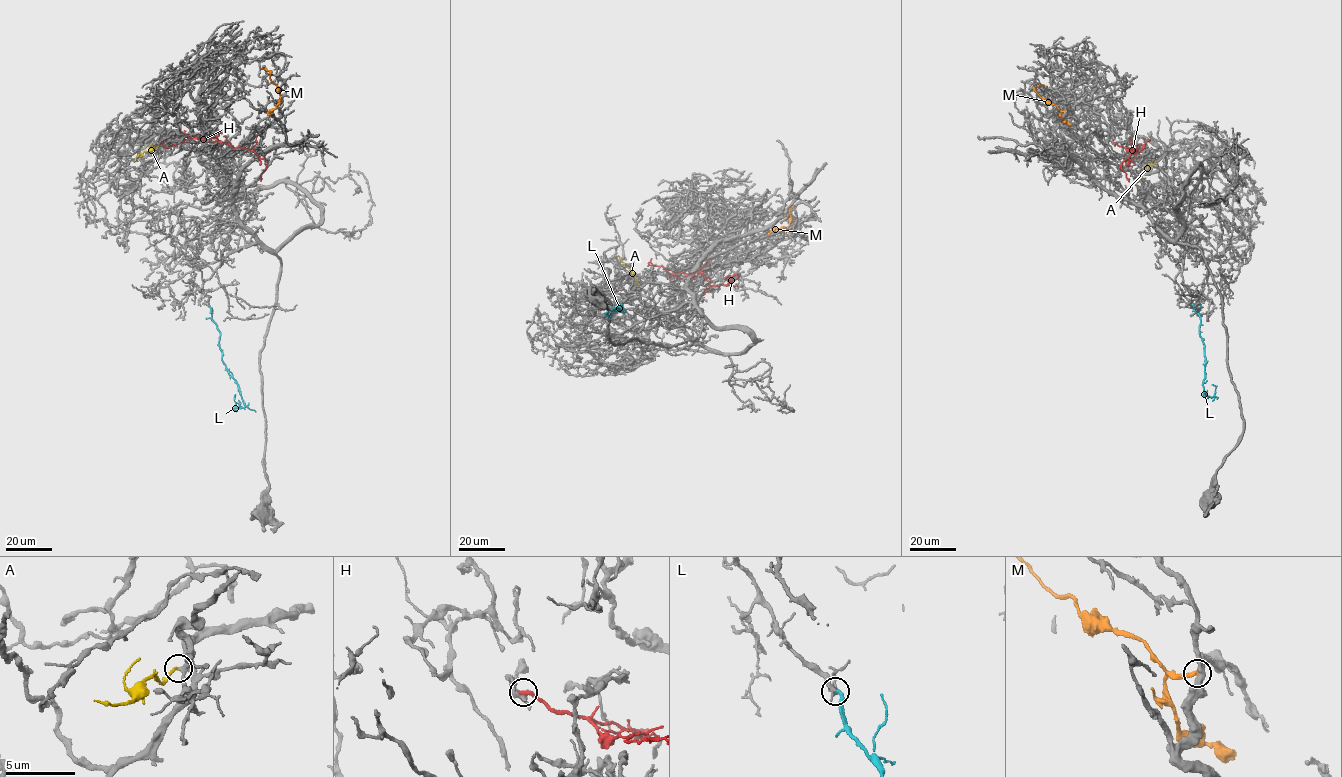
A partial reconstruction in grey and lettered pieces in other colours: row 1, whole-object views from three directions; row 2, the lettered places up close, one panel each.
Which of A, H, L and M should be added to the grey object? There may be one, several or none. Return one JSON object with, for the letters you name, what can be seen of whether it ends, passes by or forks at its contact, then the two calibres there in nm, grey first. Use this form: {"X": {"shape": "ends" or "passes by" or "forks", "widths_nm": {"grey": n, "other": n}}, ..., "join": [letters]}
{"L": {"shape": "ends", "widths_nm": {"grey": 220, "other": 240}}, "join": ["L"]}

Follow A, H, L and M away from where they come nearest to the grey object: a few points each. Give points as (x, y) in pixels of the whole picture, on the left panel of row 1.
A: (157, 145), (144, 151), (133, 161)
H: (220, 132), (219, 141), (252, 150), (267, 162), (260, 181)
L: (208, 305), (220, 333), (222, 360), (236, 381), (244, 407), (236, 407), (235, 394)
M: (281, 102), (269, 71), (261, 68)

